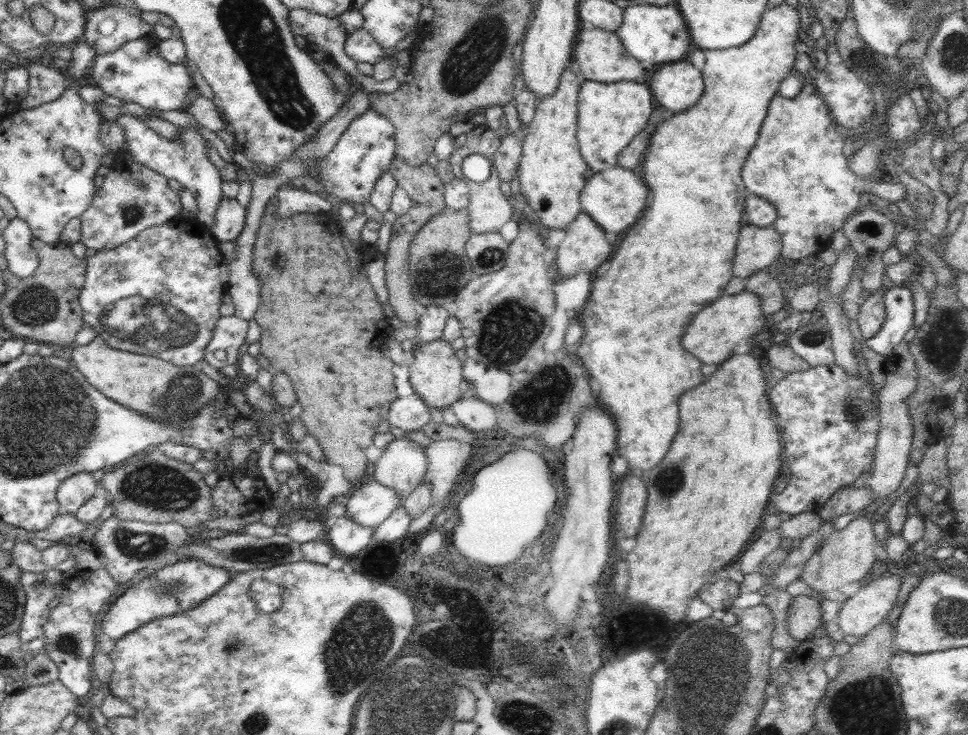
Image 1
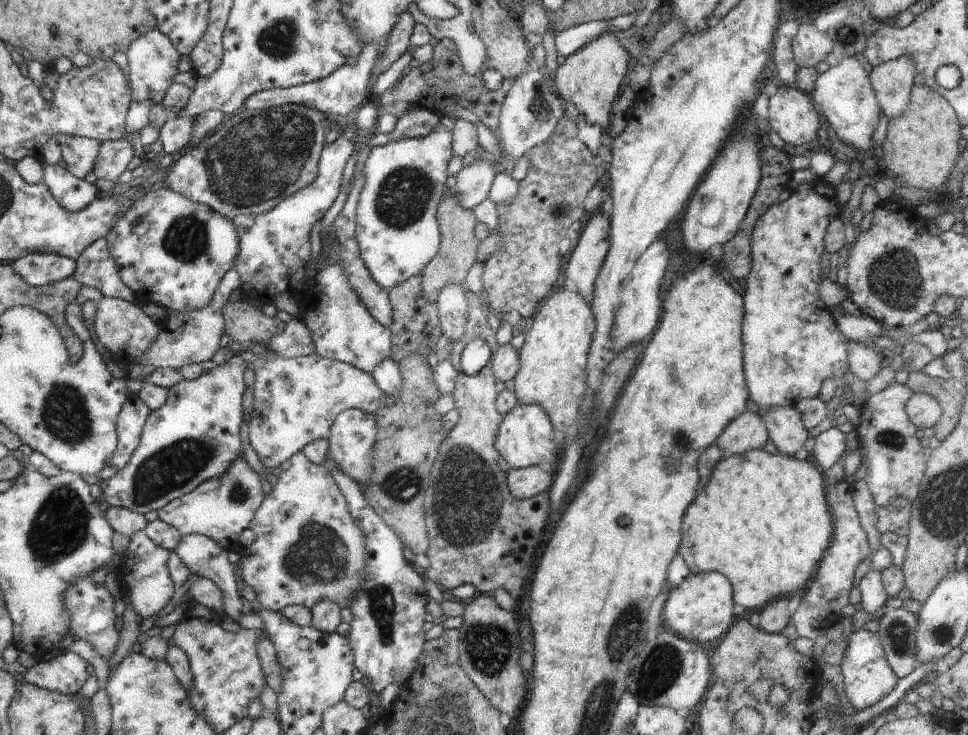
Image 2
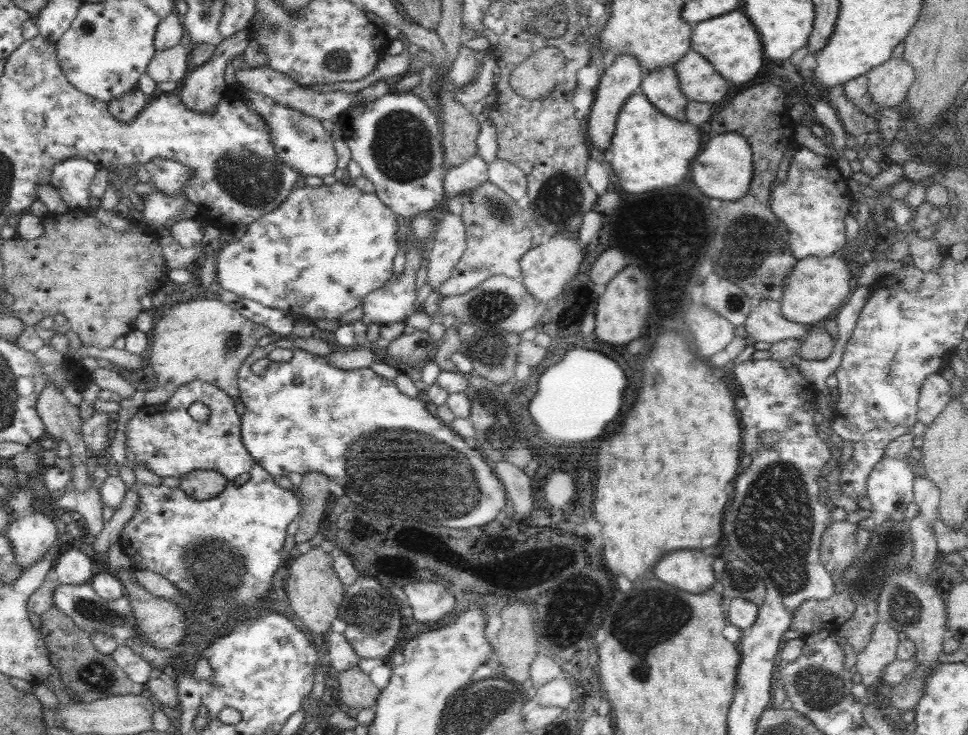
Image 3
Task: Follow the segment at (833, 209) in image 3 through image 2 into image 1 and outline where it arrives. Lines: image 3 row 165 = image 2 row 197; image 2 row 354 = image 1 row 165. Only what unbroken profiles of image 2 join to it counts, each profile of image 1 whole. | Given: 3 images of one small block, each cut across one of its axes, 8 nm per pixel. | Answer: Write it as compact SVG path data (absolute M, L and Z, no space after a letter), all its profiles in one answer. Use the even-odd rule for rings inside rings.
M810 78L803 80L805 80L807 83L804 84L801 92L795 97L785 98L784 96L780 95L780 92L776 93L772 97L768 107L767 115L765 116L765 119L763 120L759 130L758 140L755 142L752 150L748 153L744 166L742 166L742 180L744 180L747 190L754 194L754 196L760 196L760 198L768 200L768 203L776 207L777 219L773 222L772 227L774 227L774 230L776 230L776 232L778 232L778 234L781 236L781 256L797 261L808 258L810 254L817 254L821 250L824 250L830 246L830 238L832 234L834 234L834 231L840 230L842 225L846 222L846 219L850 215L854 214L854 212L861 210L864 205L868 204L869 202L875 202L877 204L885 204L888 202L896 203L900 199L904 199L905 193L905 188L902 183L883 182L877 181L874 177L856 176L850 170L850 167L847 165L847 158L842 153L842 150L844 150L842 136L836 131L838 124L833 120L826 102L820 98L813 83L810 82Z

